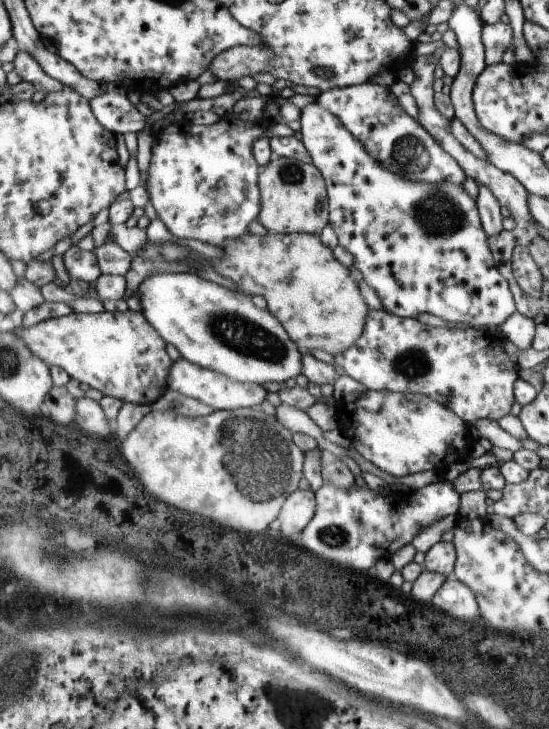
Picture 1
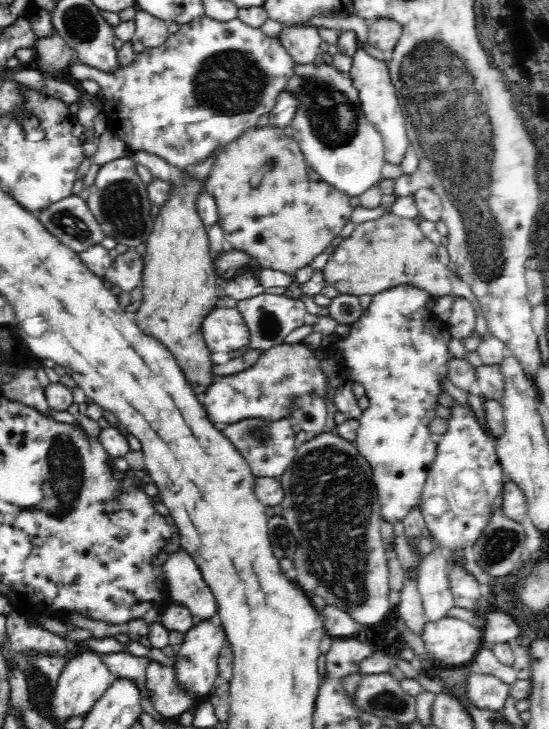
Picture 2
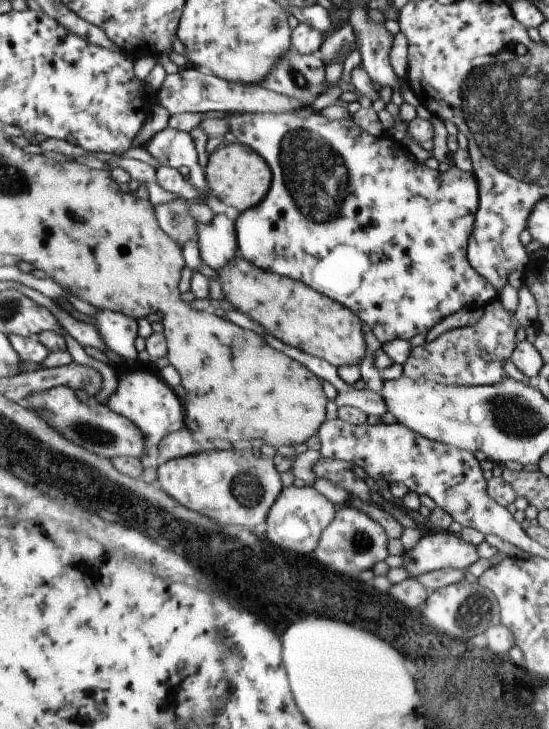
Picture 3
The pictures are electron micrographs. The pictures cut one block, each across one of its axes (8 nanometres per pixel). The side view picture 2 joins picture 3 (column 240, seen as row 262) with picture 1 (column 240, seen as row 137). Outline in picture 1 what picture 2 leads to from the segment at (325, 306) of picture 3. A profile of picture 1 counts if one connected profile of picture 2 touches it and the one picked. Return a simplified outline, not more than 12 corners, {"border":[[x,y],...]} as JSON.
{"border":[[310,233],[253,234],[211,260],[300,347],[358,346],[368,302]]}

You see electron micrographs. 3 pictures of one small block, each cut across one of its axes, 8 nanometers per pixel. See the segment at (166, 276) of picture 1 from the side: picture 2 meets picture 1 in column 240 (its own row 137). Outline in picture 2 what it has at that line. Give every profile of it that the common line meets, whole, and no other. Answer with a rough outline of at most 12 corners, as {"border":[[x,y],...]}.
{"border":[[294,62],[283,92],[305,164],[351,197],[381,180],[382,137],[352,73]]}

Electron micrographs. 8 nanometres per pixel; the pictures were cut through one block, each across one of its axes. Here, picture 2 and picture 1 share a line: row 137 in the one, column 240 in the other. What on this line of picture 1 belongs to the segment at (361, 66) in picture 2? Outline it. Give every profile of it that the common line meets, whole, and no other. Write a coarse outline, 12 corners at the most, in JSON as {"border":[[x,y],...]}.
{"border":[[186,357],[170,389],[216,411],[260,408],[266,386],[234,380]]}

